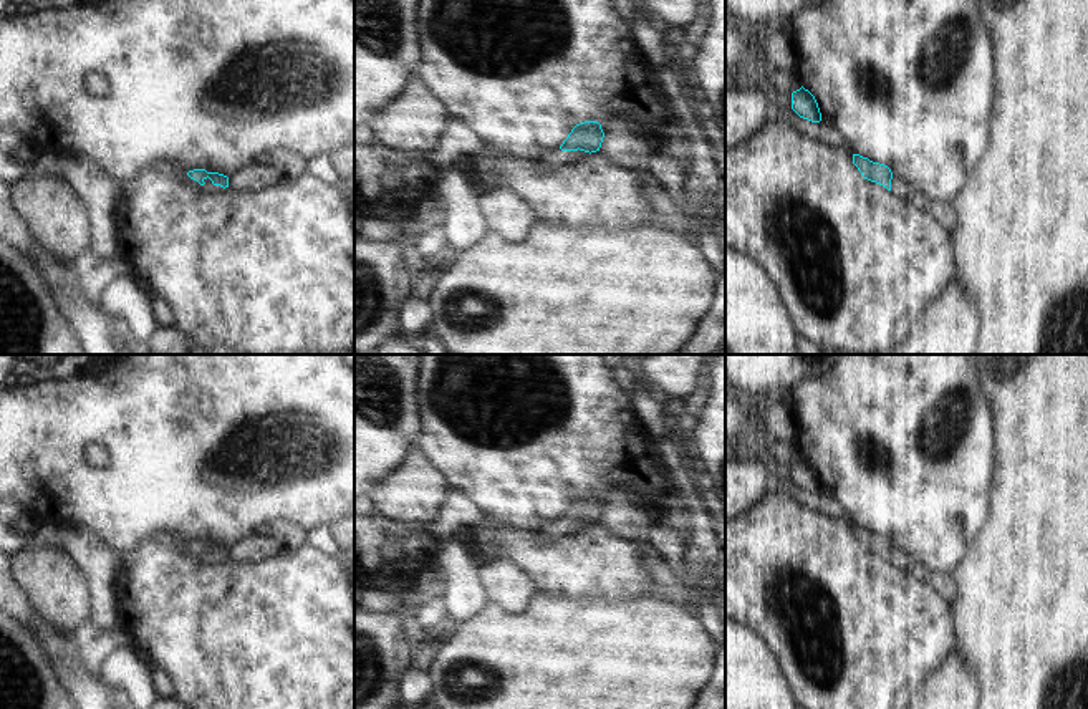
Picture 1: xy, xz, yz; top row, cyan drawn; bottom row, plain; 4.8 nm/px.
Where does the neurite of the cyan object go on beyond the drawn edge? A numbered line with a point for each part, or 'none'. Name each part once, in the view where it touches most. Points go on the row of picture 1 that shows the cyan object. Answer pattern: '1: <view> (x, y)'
1: xy (207, 188).

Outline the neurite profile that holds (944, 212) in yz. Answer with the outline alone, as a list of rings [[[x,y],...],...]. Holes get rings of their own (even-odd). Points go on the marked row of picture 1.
[[[937,202],[937,207],[931,209],[931,214],[939,220],[942,229],[952,237],[956,227],[954,205],[949,202]]]

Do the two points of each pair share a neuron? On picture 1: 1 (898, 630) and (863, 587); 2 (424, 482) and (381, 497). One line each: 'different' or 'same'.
1: same
2: same

